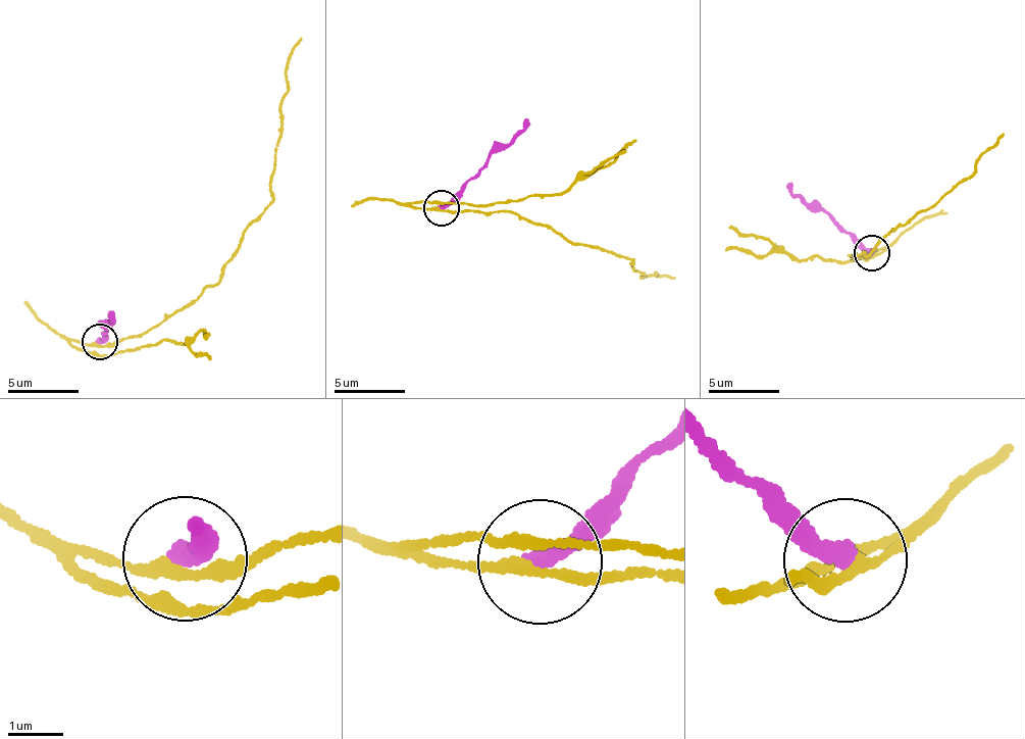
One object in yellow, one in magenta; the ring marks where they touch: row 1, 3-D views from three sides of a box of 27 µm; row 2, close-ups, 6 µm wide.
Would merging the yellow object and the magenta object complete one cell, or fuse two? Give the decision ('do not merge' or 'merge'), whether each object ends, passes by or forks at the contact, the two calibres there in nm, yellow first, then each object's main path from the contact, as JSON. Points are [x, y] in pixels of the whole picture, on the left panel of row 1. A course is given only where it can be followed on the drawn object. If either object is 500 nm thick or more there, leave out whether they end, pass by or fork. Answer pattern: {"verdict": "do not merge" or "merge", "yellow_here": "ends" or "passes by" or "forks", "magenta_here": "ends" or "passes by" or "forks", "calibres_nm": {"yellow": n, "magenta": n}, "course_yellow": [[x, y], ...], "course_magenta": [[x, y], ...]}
{"verdict": "do not merge", "yellow_here": "passes by", "magenta_here": "ends", "calibres_nm": {"yellow": 160, "magenta": 280}, "course_yellow": [[100, 342], [115, 347], [182, 311], [217, 281], [244, 228], [268, 208], [288, 60], [301, 38]], "course_magenta": [[100, 342], [102, 331], [110, 325], [108, 310]]}

